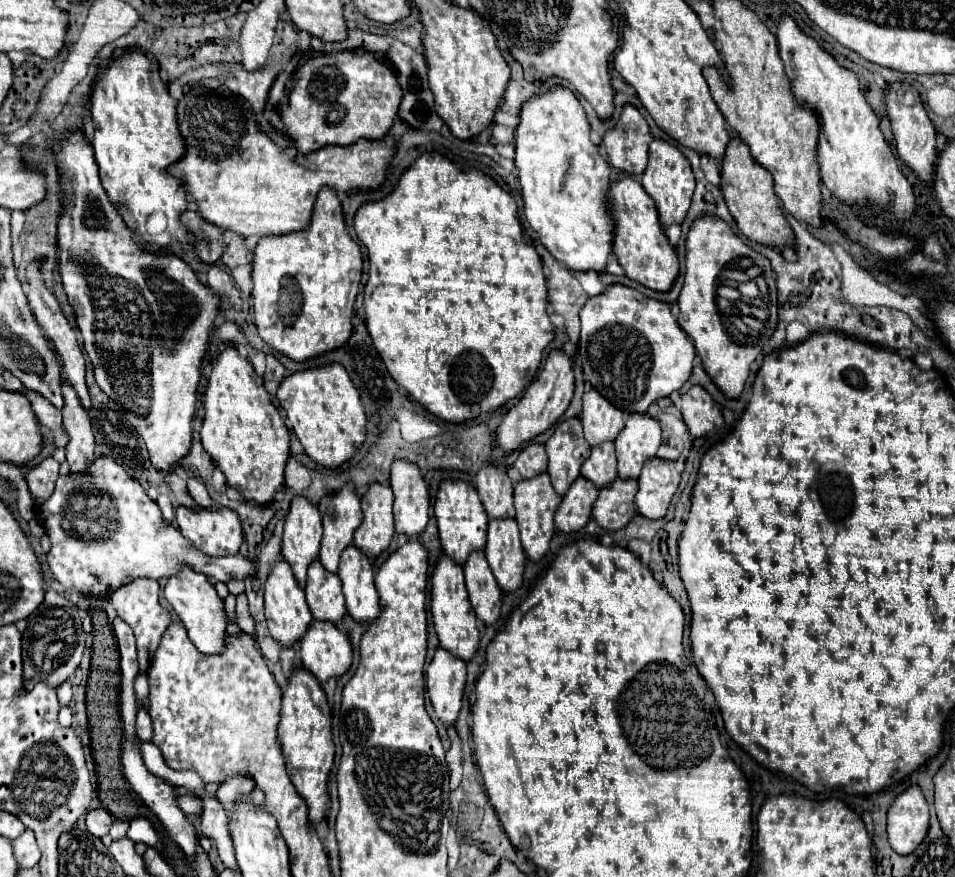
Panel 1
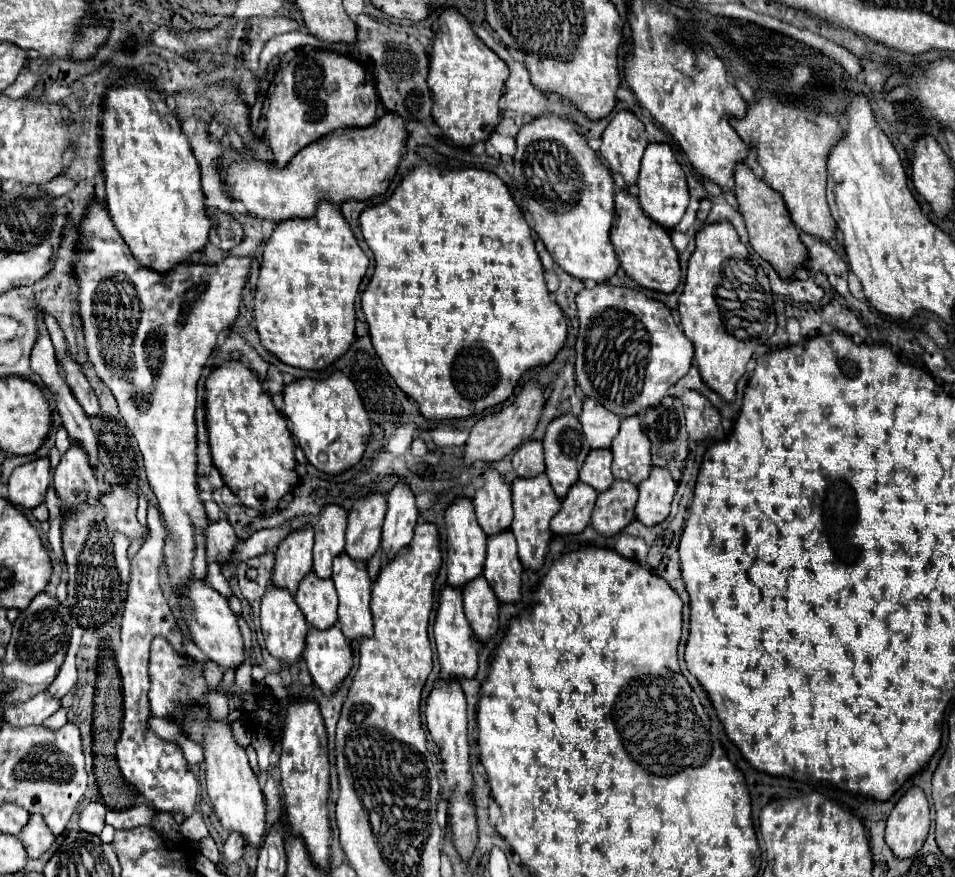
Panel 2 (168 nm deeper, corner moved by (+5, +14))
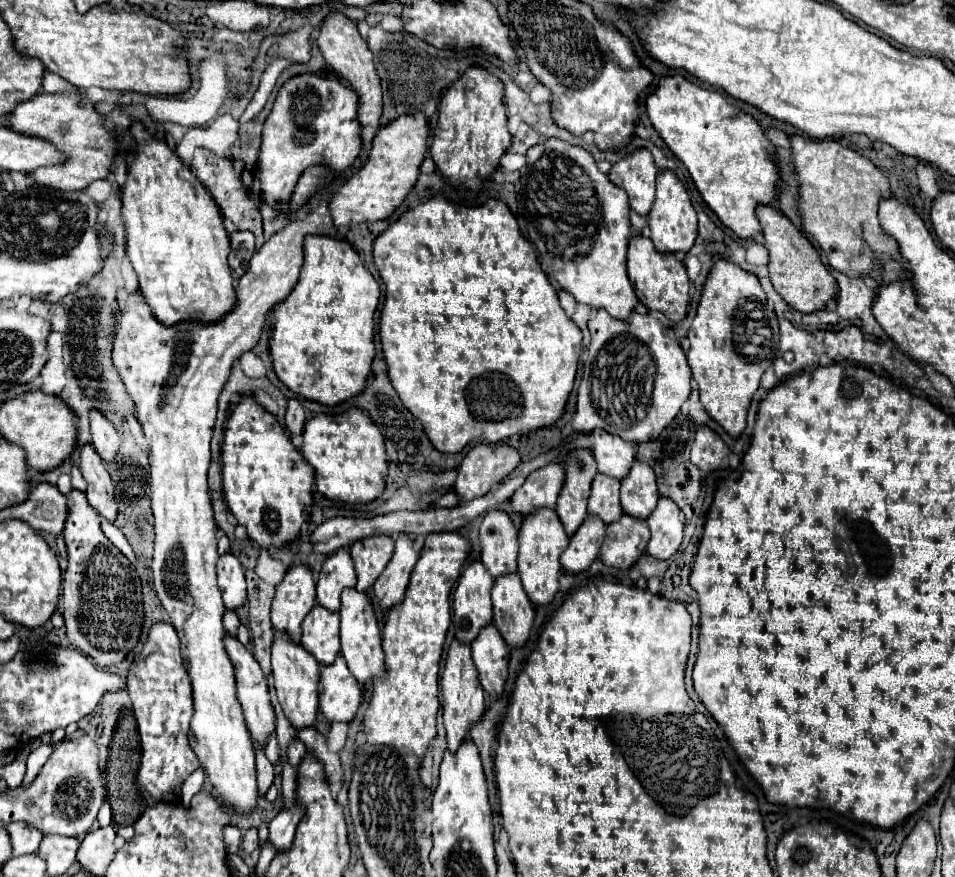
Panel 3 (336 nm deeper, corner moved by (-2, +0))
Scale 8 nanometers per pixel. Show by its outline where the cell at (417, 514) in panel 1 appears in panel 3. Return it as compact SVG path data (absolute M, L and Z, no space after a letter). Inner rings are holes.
M400 534L394 546L394 556L374 582L374 598L384 612L392 610L404 600L410 572L418 562L420 552L414 550L414 542L408 534Z

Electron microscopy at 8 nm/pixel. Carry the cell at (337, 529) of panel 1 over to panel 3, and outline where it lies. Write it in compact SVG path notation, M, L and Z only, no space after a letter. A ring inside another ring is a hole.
M346 548L336 550L324 560L322 570L318 574L316 602L330 612L338 612L342 590L354 586L356 586L356 574L350 552Z

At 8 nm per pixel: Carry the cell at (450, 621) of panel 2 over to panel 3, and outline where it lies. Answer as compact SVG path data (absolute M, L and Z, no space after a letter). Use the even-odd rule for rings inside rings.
M458 640L452 642L440 686L442 686L442 718L444 718L446 738L448 738L448 750L454 754L458 746L468 738L472 726L484 714L484 690L480 688L480 682L478 682L478 672L472 662L470 646L460 644Z

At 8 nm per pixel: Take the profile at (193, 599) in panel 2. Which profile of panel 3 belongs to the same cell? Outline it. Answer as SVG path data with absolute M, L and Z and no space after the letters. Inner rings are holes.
M226 636L224 640L226 644L226 652L236 668L236 692L238 692L238 700L240 700L240 706L244 710L244 720L246 720L246 726L248 726L248 732L252 736L252 742L264 750L266 744L268 744L268 738L270 734L274 734L274 708L270 704L270 694L268 694L268 686L266 686L266 678L264 678L264 672L260 670L256 658L252 656L252 652L248 648L244 648L236 638L230 638Z

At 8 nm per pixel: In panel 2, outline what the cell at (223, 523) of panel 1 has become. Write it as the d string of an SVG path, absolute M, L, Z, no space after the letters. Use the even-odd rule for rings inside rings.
M217 520L209 522L205 528L205 540L207 540L207 558L225 564L229 560L229 552L237 544L237 536L229 520Z

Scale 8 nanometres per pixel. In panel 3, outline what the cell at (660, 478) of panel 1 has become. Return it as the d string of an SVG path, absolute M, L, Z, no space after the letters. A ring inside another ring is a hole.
M660 498L656 510L648 518L652 538L648 542L648 554L656 560L668 560L678 552L684 538L684 516L670 498Z

